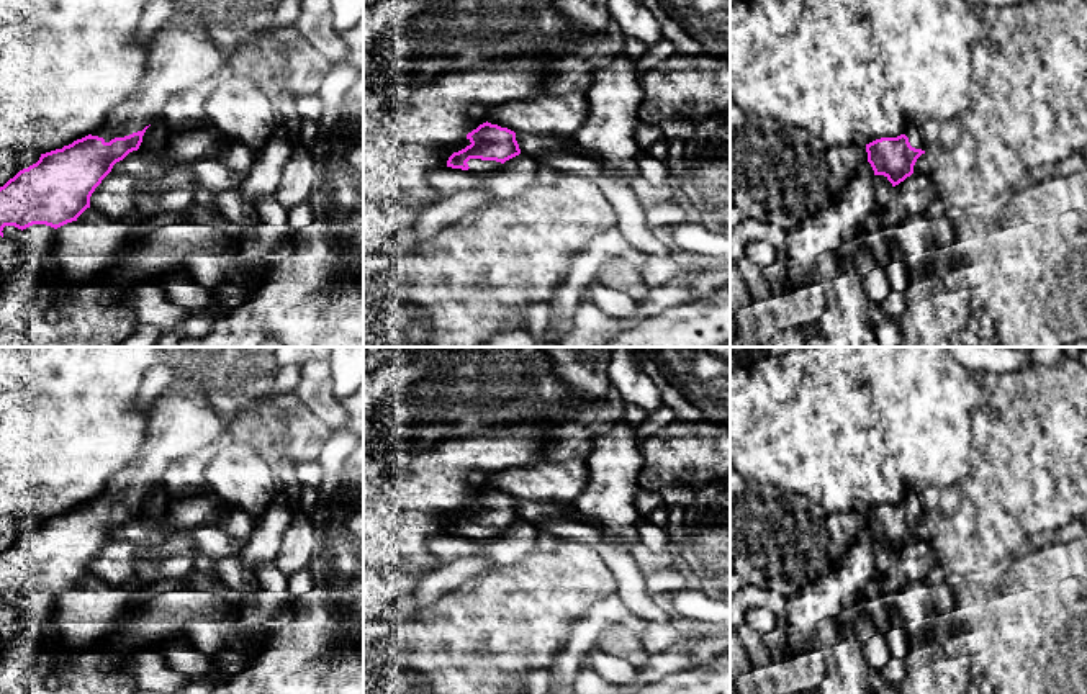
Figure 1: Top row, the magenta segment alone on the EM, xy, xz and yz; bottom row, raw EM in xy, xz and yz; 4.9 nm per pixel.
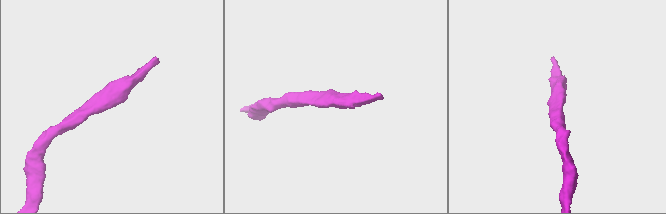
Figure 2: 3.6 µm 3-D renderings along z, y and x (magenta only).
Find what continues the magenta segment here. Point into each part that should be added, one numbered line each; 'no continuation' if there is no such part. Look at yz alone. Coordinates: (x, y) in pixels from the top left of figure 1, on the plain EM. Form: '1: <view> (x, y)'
1: yz (912, 498)

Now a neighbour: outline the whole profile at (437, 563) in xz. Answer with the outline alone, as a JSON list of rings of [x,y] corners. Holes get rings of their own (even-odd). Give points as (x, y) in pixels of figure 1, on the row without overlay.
[[[434,557],[434,560],[429,565],[417,565],[413,560],[403,560],[403,561],[399,561],[399,568],[403,571],[409,571],[409,573],[419,575],[421,579],[426,579],[429,573],[437,571],[437,570],[442,570],[449,563],[450,561],[447,561],[444,558]]]

